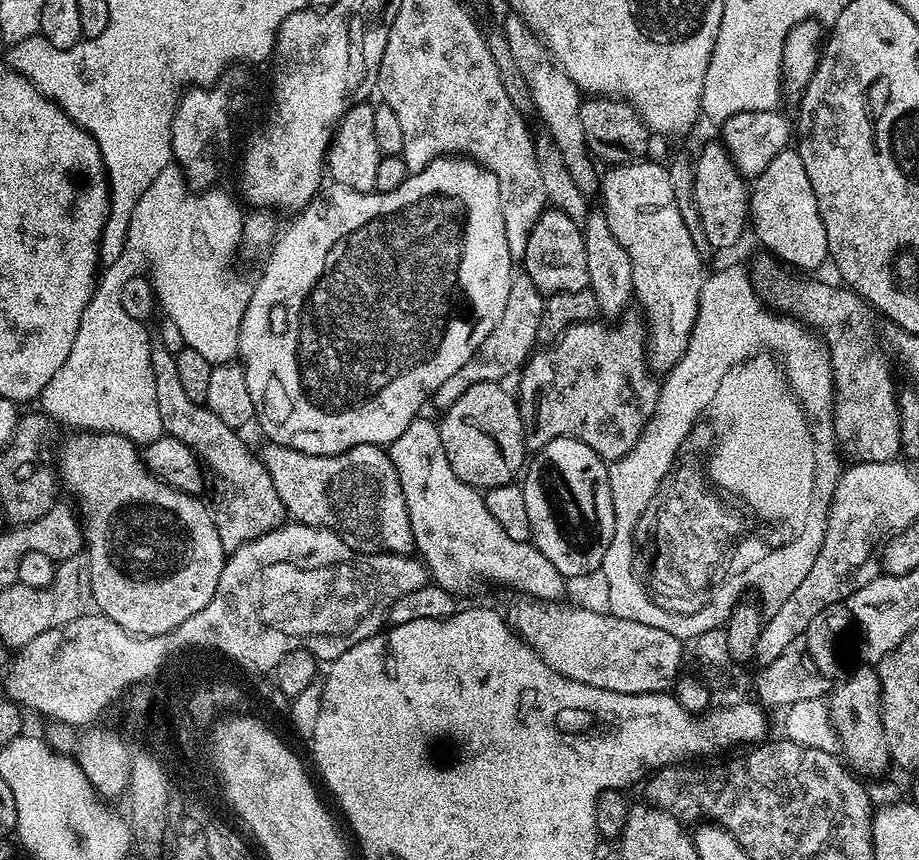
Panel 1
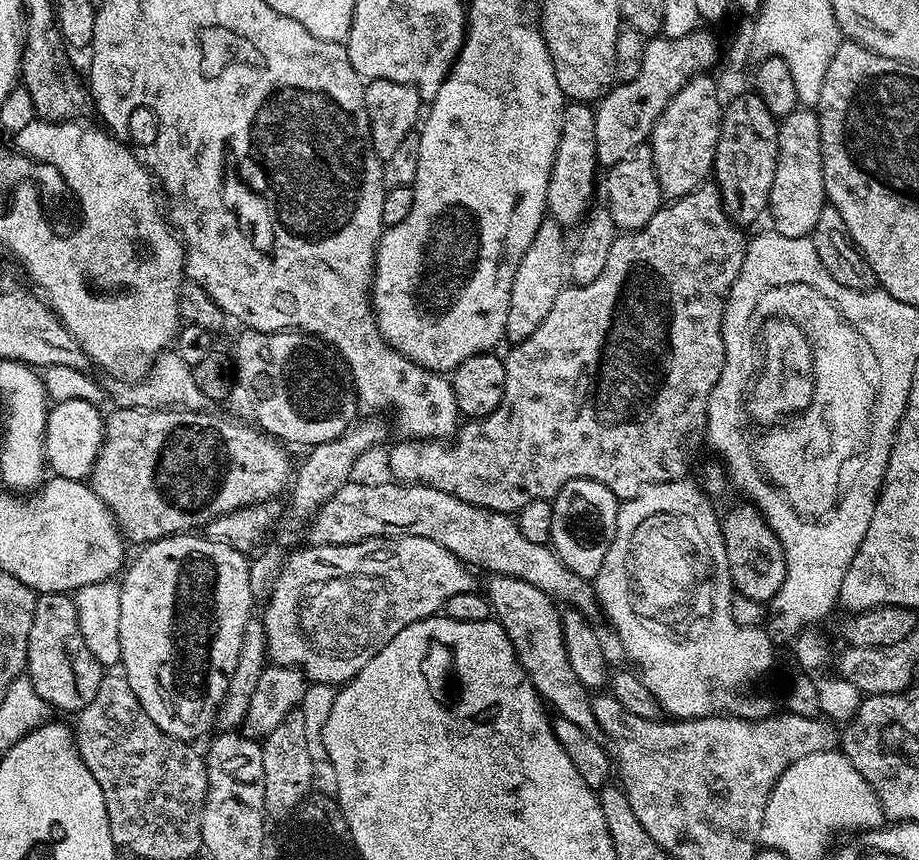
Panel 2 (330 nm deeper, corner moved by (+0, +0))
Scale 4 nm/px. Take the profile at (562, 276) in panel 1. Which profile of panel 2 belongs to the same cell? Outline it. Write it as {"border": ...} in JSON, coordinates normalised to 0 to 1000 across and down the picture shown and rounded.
{"border":[[[640,119],[615,120],[609,148],[609,164],[603,179],[601,201],[596,208],[595,250],[610,263],[630,262],[637,255],[644,233],[644,213],[649,209],[649,162],[646,160],[646,142],[649,128]]]}

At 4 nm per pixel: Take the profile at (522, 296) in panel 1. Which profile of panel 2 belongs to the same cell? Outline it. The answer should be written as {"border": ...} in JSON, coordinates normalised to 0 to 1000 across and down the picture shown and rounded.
{"border":[[[593,253],[585,263],[577,286],[572,286],[572,295],[568,295],[568,305],[564,305],[564,314],[559,319],[559,328],[555,333],[555,356],[551,360],[551,379],[548,395],[554,401],[567,400],[585,379],[594,365],[603,357],[603,347],[616,334],[616,284],[612,263],[605,256]]]}

